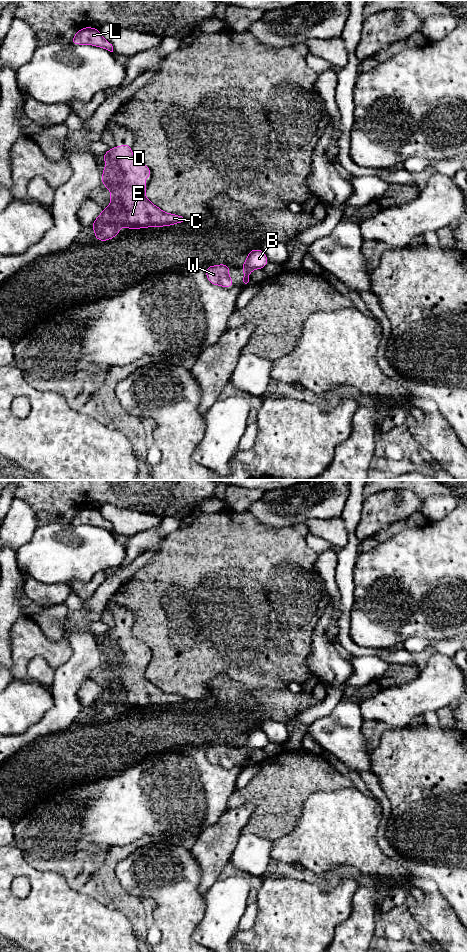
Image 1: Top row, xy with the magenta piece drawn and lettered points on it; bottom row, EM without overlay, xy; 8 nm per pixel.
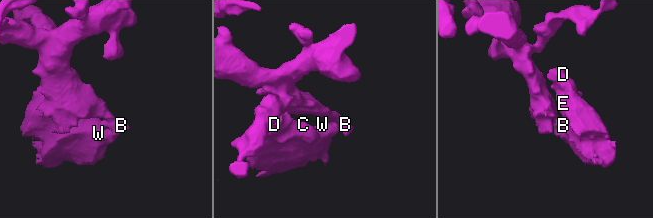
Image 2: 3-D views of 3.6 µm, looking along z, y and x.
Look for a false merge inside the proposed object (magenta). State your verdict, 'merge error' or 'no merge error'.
merge error

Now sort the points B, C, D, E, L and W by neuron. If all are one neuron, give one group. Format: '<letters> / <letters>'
B L / C D E W

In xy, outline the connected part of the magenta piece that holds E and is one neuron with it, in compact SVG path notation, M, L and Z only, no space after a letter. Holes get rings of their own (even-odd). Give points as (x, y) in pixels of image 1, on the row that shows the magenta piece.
M129 144L113 147L101 157L107 163L104 167L105 169L100 171L105 174L101 176L101 181L111 192L111 205L104 207L102 213L91 225L98 241L108 241L121 234L119 231L120 226L125 226L127 229L162 227L178 224L185 220L185 218L177 214L169 214L162 211L146 198L145 190L148 184L143 182L142 179L150 178L151 171L146 164L132 155L132 148ZM117 190L126 190L131 192L132 195L120 196L115 193Z

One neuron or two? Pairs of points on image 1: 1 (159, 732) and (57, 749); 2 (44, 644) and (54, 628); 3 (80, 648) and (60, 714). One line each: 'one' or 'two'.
1: one
2: two
3: one

